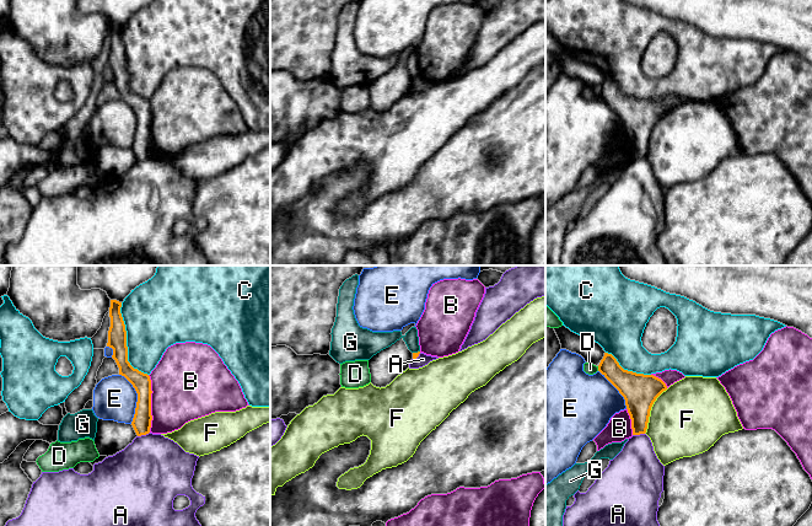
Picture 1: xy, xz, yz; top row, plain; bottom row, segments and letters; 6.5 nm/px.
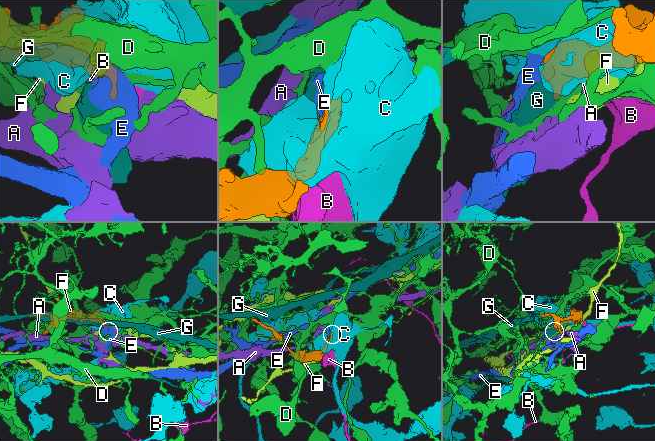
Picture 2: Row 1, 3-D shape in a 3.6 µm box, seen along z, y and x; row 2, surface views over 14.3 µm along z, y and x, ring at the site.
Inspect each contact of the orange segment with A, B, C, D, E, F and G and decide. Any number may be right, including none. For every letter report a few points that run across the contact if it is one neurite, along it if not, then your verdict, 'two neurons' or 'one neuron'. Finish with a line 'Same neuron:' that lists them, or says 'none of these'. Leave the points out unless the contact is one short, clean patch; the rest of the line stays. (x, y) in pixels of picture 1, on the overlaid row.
A: line xy (149, 431), (138, 436); two neurons
B: two neurons
C: two neurons
D: two neurons
E: two neurons
F: two neurons
G: line xz (419, 350), (413, 353); two neurons
Same neuron: none of these

